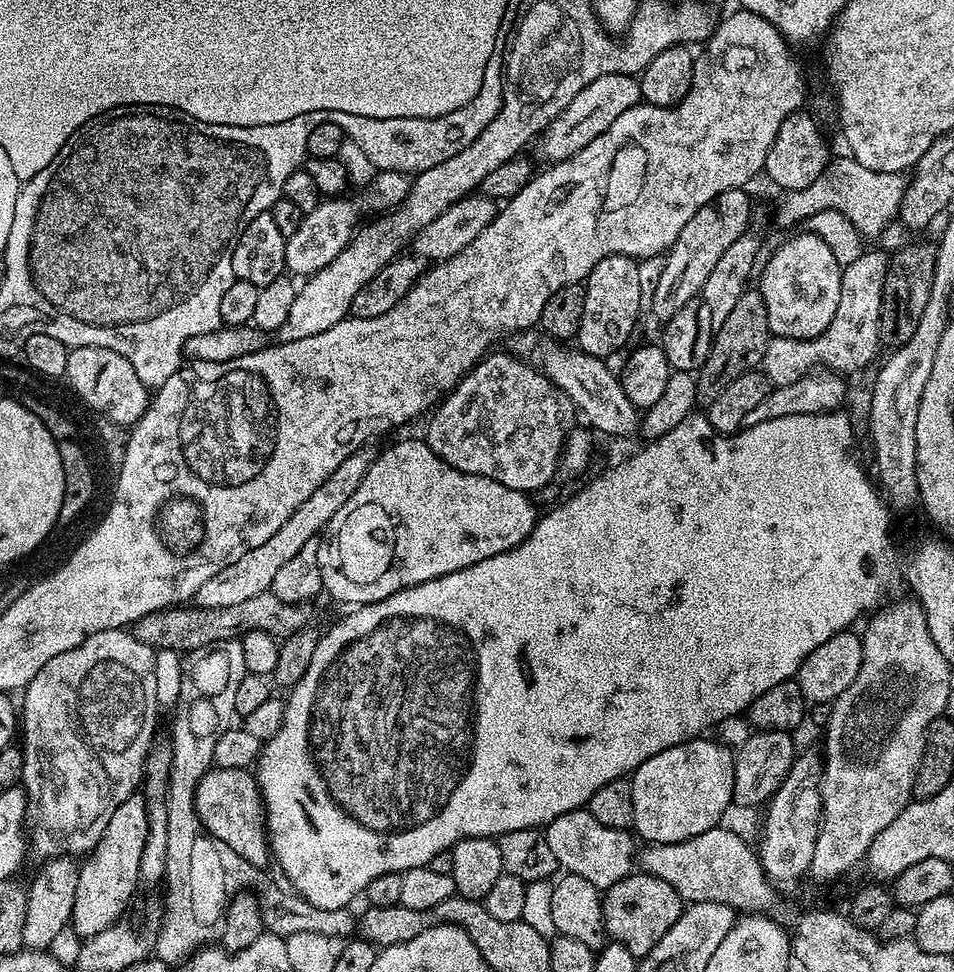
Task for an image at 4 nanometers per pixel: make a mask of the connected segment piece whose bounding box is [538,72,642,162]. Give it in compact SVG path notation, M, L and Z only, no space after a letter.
M615 72L594 78L594 82L590 82L590 86L586 86L586 90L582 90L582 94L578 94L578 98L574 98L574 102L570 102L570 106L566 106L566 110L562 110L562 114L558 114L558 118L554 118L554 122L550 122L550 126L540 133L538 145L541 154L548 162L570 159L578 154L578 150L590 146L598 134L610 130L610 125L620 115L626 114L626 110L641 103L641 100L640 81L636 76Z

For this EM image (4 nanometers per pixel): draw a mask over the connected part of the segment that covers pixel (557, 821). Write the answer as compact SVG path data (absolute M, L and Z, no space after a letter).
M575 808L570 814L554 818L554 822L543 829L543 834L546 842L550 842L557 865L565 873L594 882L596 888L607 890L614 886L614 882L622 882L622 878L633 875L634 861L638 856L633 833L622 828L602 826L602 822L598 822L598 818L584 808Z

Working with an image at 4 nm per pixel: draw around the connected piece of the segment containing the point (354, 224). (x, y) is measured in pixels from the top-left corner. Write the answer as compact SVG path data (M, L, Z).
M377 171L375 175L372 185L361 194L360 204L356 200L348 200L349 198L324 198L314 210L304 213L302 226L298 226L298 230L294 230L294 234L287 236L284 242L284 266L293 277L307 278L322 270L322 266L330 266L330 262L334 262L334 258L342 254L344 247L355 236L361 223L360 208L364 212L387 213L403 200L413 181L413 177L407 172Z

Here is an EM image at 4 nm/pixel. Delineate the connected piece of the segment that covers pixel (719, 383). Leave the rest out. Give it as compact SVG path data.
M745 290L742 298L734 305L730 318L716 329L710 346L710 354L701 366L696 377L696 403L707 406L742 374L759 369L762 354L766 351L766 342L770 335L770 317L766 314L766 302L759 290Z

